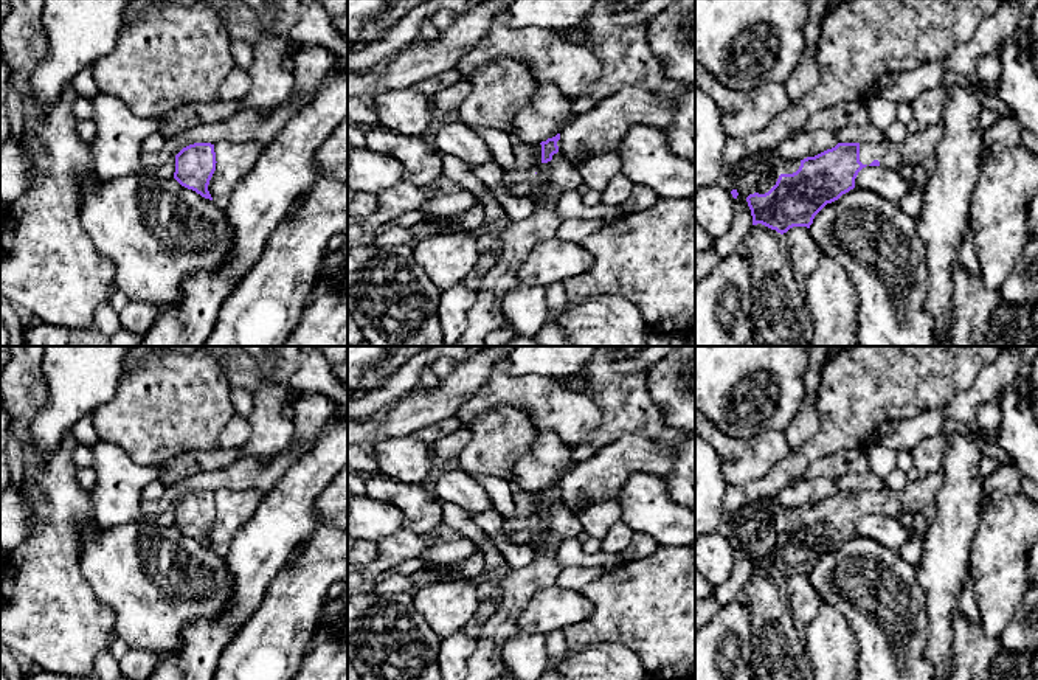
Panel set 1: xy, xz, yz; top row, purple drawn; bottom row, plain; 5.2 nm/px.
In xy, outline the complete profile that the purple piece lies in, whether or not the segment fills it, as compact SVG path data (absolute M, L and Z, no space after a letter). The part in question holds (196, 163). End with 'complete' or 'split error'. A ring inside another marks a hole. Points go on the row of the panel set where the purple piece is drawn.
M194 143L175 155L174 179L185 188L213 200L208 185L216 171L216 152L211 143Z; complete

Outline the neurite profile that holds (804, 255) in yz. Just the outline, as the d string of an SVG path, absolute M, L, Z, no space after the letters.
M793 227L782 234L794 272L805 278L818 267L822 252L807 227Z

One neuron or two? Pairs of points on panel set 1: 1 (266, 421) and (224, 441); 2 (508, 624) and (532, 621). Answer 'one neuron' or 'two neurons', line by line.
1: two neurons
2: two neurons

